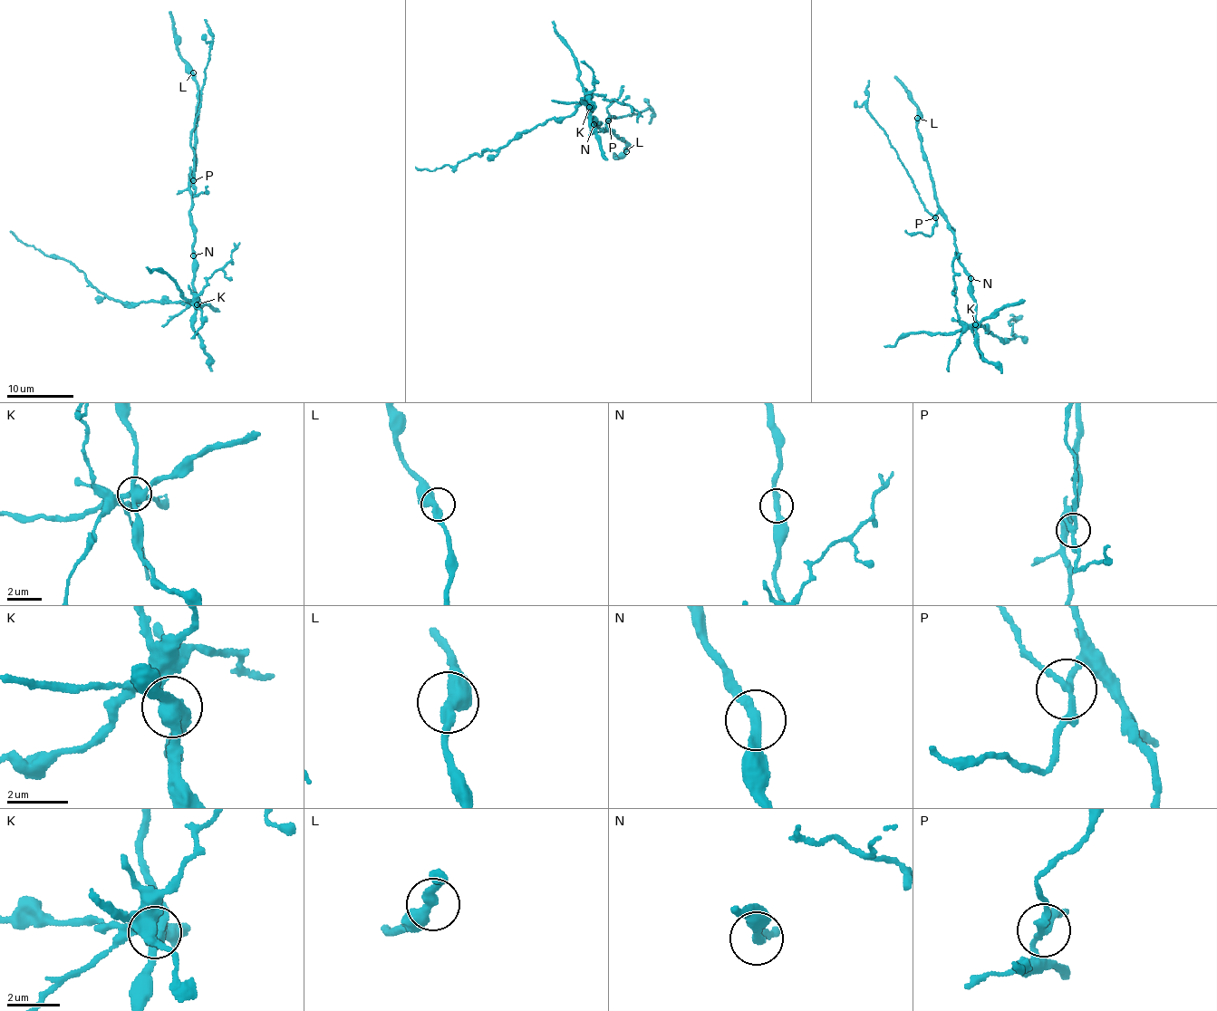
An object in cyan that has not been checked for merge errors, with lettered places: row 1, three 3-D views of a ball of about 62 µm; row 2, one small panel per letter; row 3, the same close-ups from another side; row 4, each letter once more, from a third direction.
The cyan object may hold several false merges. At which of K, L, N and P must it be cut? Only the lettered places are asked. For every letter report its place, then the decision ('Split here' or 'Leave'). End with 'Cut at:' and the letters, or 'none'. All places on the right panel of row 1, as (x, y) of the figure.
K: Place: (975, 324). Split here
L: Place: (917, 118). Leave
N: Place: (970, 278). Leave
P: Place: (935, 217). Split here
Cut at: K, P

